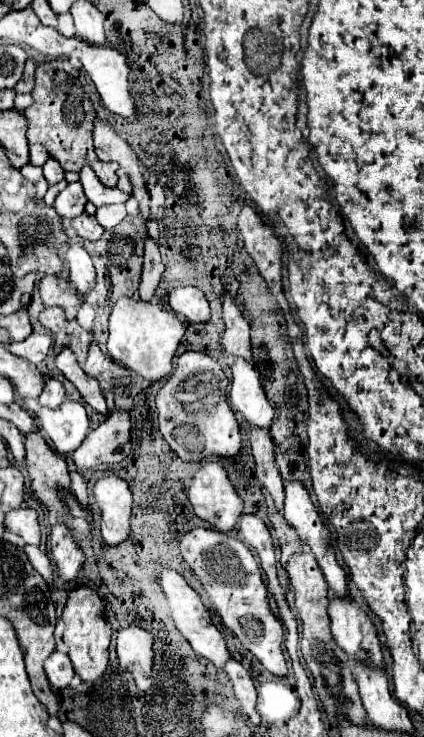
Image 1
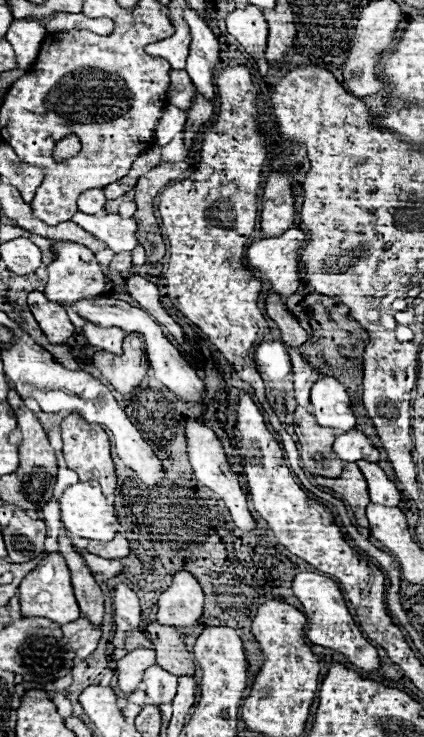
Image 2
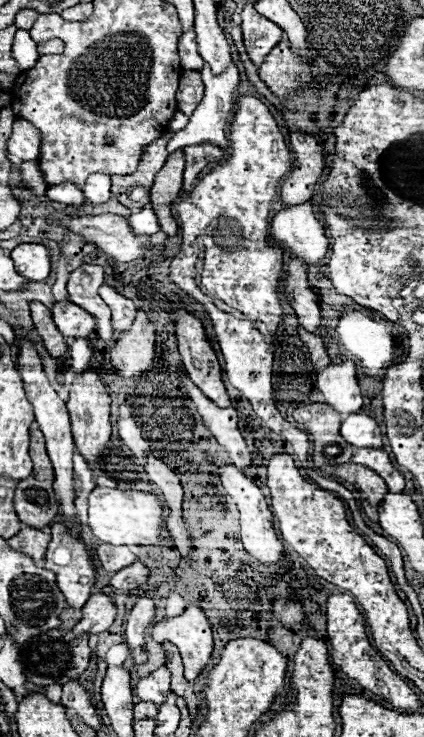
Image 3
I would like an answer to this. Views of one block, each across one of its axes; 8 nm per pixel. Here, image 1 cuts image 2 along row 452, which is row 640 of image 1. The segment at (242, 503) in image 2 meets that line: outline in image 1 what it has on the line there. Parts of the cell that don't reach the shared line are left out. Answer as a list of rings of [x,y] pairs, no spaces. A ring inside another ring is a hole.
[[[158,568],[158,582],[166,594],[166,600],[170,604],[170,610],[172,610],[172,618],[176,622],[176,628],[182,632],[182,636],[190,642],[190,646],[194,648],[194,652],[198,656],[204,656],[206,660],[210,660],[216,668],[222,668],[224,662],[228,662],[230,652],[226,648],[226,642],[224,642],[224,636],[222,632],[212,624],[212,618],[210,618],[210,612],[204,608],[200,596],[186,584],[186,580],[174,572],[174,570],[166,570],[166,568]]]

